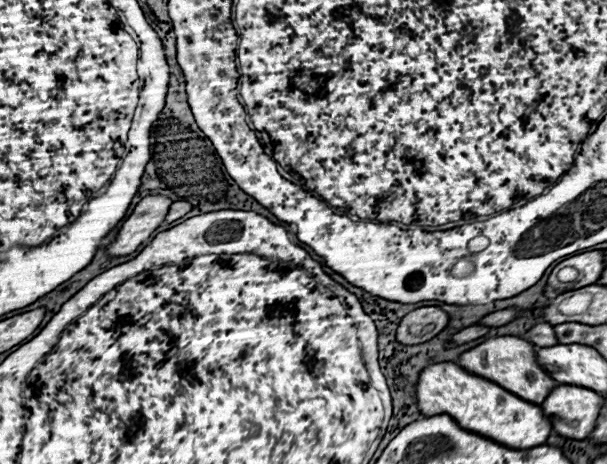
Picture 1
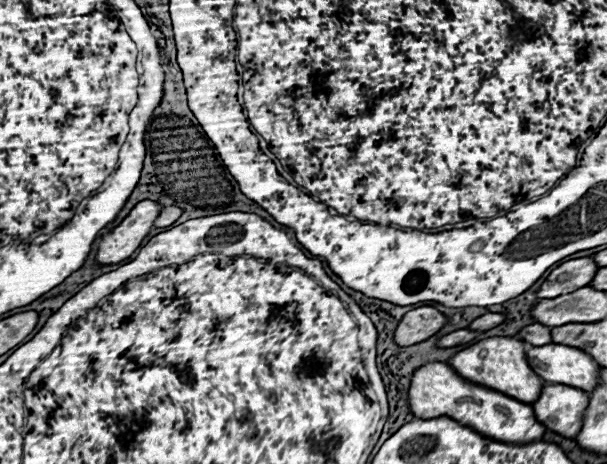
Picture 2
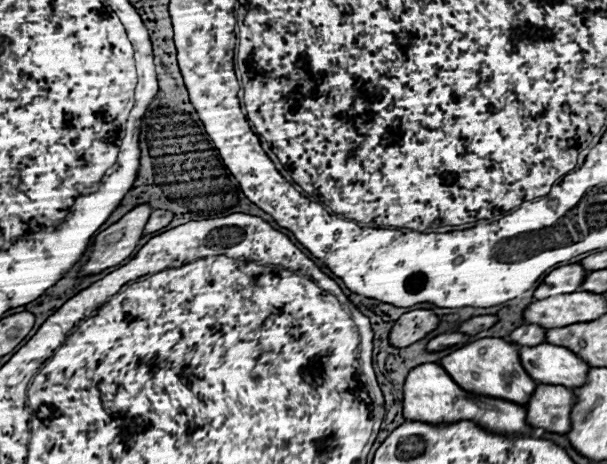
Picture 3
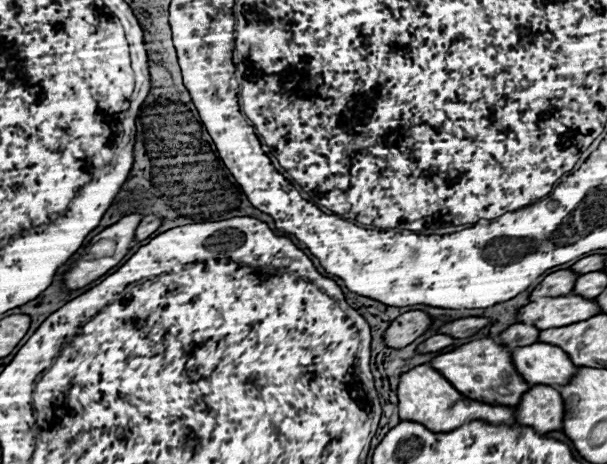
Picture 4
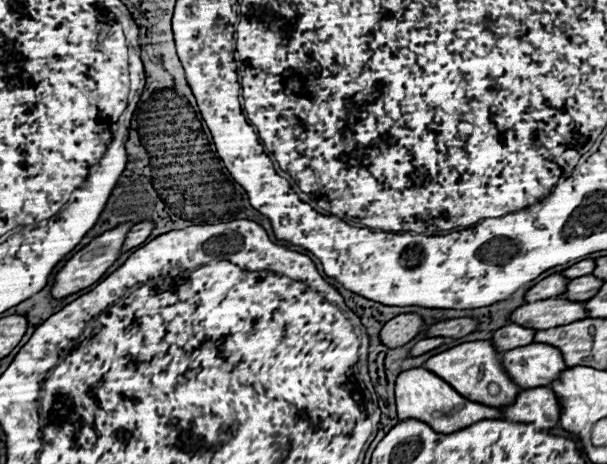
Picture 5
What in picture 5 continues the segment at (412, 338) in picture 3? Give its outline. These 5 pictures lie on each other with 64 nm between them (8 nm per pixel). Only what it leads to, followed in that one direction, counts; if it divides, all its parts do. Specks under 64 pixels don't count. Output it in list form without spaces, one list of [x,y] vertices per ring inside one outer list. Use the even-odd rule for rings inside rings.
[[[400,314],[386,322],[380,330],[380,342],[388,348],[398,348],[410,342],[422,330],[422,318],[416,314]]]

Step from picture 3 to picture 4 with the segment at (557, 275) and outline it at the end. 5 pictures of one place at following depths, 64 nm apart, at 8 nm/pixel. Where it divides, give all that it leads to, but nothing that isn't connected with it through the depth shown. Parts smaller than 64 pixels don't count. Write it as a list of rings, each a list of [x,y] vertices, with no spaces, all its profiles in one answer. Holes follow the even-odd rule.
[[[558,270],[554,274],[548,274],[530,294],[530,300],[538,298],[552,298],[552,296],[564,296],[572,290],[576,280],[576,274],[570,270]]]

